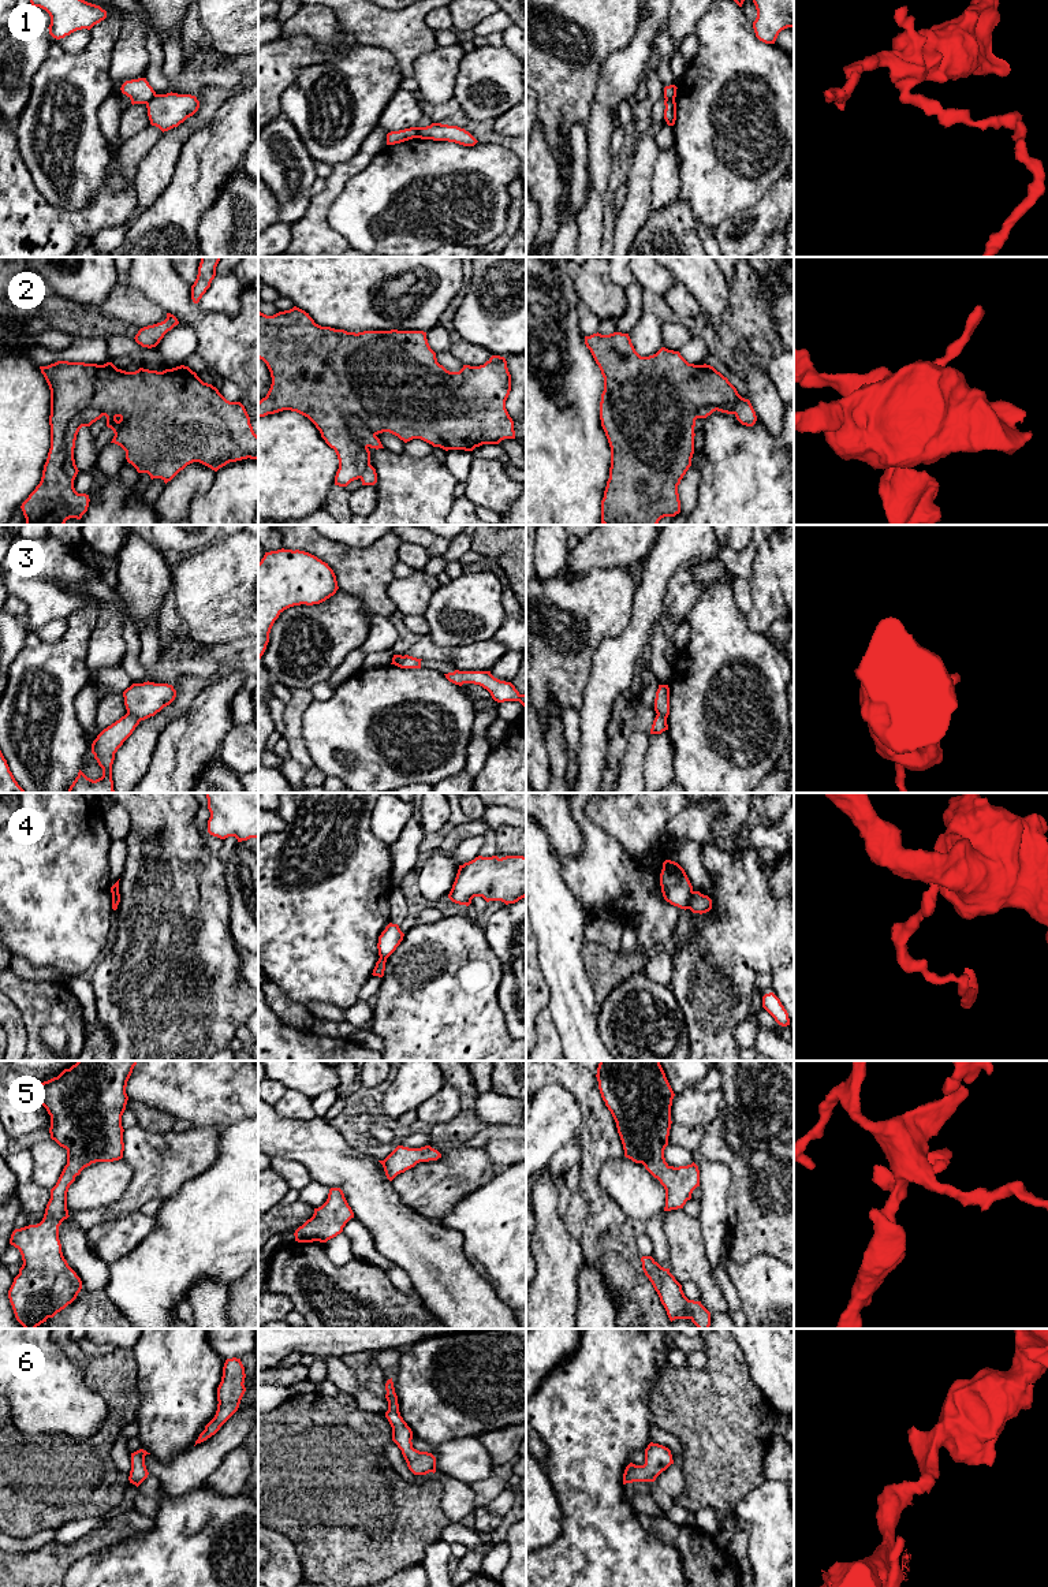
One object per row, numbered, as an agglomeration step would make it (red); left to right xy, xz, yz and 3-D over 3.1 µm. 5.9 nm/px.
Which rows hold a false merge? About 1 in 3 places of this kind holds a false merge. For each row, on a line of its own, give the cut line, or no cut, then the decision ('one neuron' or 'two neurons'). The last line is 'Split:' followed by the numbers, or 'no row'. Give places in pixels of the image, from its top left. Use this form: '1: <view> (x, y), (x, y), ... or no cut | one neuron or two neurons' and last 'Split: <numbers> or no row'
1: xy (156, 95), (145, 103) | two neurons
2: xy (97, 408), (79, 410), (66, 428), (64, 470), (71, 479) | two neurons
3: xy (127, 712), (140, 721) | two neurons
4: yz (693, 891), (687, 908) | two neurons
5: no cut | one neuron
6: no cut | one neuron
Split: 1, 2, 3, 4

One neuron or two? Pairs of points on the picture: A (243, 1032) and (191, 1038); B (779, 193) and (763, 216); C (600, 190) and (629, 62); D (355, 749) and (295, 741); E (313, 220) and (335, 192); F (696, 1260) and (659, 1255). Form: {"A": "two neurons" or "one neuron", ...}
{"A": "two neurons", "B": "one neuron", "C": "one neuron", "D": "two neurons", "E": "one neuron", "F": "two neurons"}

